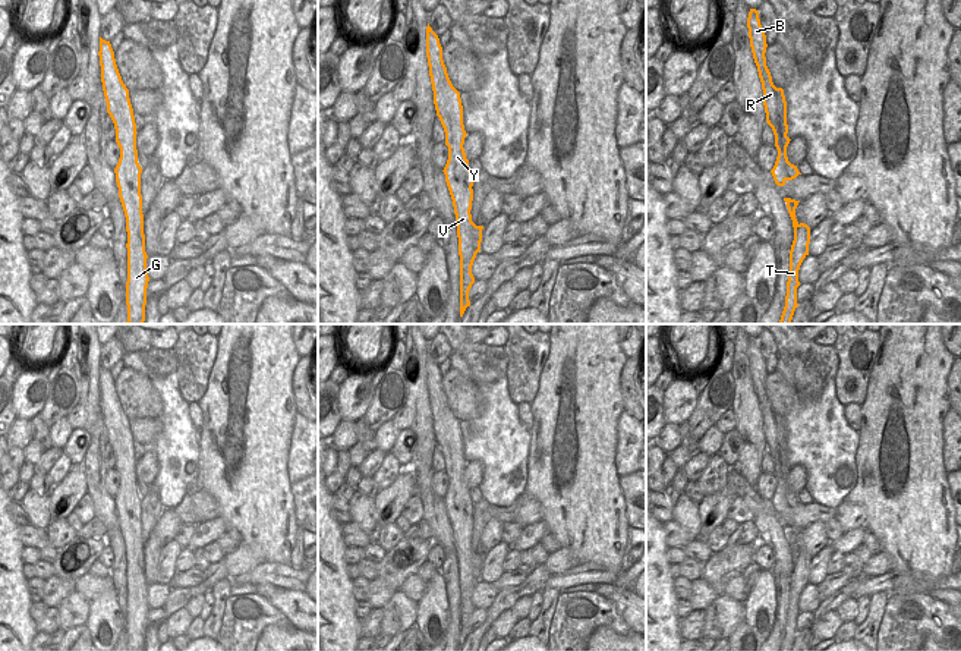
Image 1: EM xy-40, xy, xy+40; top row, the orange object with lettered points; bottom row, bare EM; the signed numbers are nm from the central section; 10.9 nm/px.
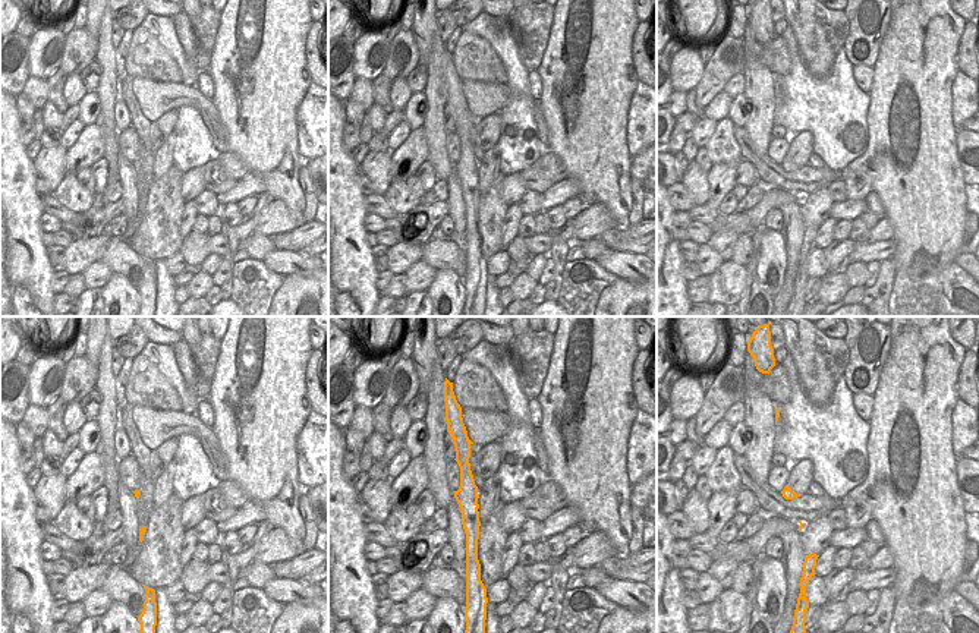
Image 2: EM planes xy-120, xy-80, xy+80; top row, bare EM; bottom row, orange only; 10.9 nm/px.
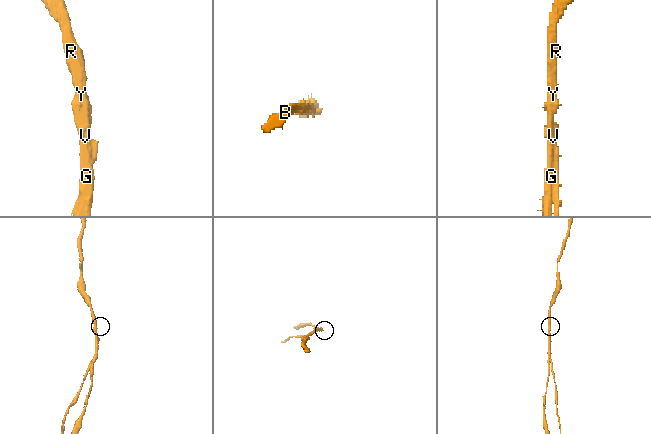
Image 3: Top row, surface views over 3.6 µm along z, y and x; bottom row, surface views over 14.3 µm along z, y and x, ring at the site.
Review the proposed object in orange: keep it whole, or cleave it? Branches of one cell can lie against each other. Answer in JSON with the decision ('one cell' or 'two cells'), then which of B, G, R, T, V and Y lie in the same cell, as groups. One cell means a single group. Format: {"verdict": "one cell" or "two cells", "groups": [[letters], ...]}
{"verdict": "two cells", "groups": [["B", "G", "R", "V", "Y"], ["T"]]}

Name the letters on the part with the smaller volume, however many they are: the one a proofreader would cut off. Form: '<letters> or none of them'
T.

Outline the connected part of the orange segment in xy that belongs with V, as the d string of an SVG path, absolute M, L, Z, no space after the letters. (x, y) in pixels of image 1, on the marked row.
M426 26L426 57L434 91L437 116L445 132L448 160L444 167L445 182L453 199L459 255L460 255L460 292L463 295L464 271L472 270L480 243L473 238L472 201L473 173L463 148L466 130L463 125L463 106L460 92L453 87L442 60L442 47L438 35Z

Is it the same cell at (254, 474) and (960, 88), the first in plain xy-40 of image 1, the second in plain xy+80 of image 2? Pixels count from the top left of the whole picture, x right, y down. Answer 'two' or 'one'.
two

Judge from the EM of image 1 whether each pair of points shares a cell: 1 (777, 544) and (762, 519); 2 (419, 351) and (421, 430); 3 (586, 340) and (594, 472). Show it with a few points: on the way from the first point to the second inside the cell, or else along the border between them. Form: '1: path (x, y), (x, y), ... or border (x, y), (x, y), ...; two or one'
1: path (777, 538), (766, 525); one
2: path (421, 370), (421, 411); one
3: path (586, 373), (586, 440); one

